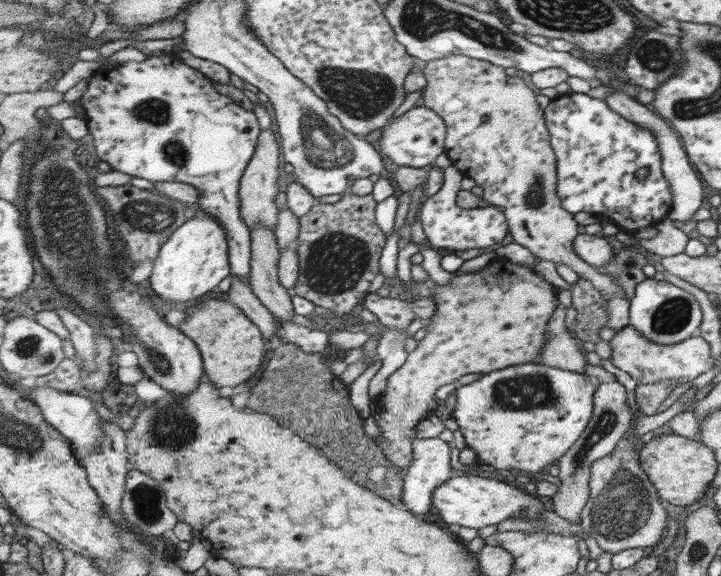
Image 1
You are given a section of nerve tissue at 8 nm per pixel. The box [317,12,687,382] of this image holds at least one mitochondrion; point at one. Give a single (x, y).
(654, 55)

